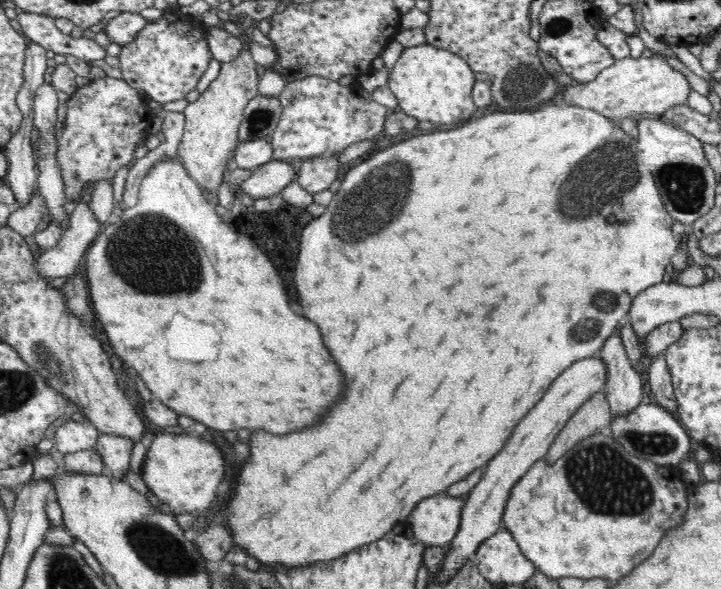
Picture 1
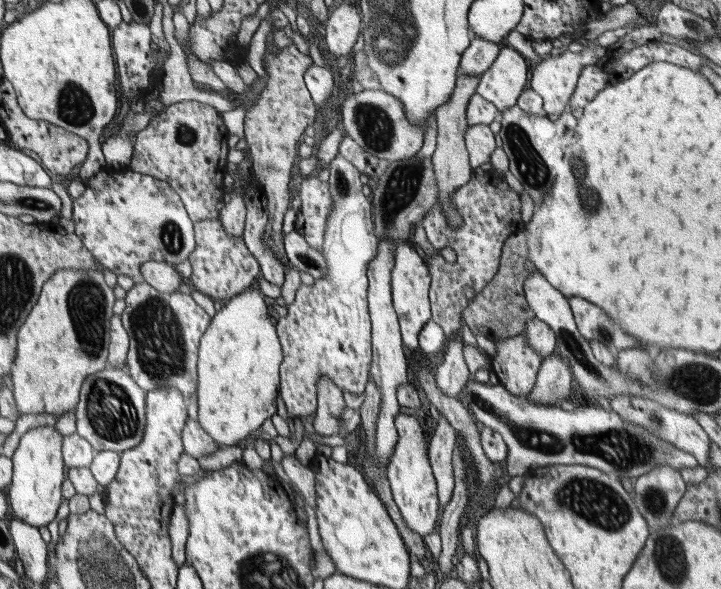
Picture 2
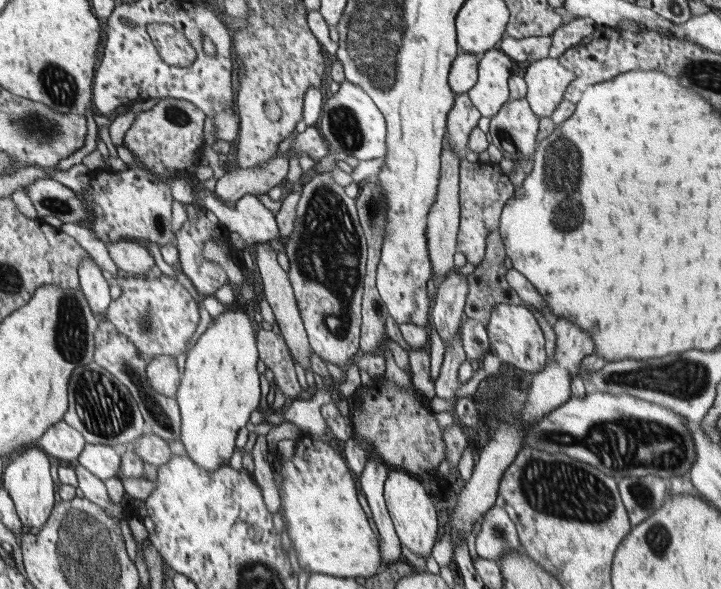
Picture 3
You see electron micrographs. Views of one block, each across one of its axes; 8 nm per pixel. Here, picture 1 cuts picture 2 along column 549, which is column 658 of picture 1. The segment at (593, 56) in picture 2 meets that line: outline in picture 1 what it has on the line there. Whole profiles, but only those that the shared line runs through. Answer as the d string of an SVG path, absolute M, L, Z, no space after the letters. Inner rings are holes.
M645 54L617 60L613 65L602 69L592 80L574 82L574 86L566 87L562 96L568 105L582 106L584 109L598 112L598 115L619 125L622 118L629 118L634 114L662 116L664 111L674 106L688 105L691 89L686 77L670 67L664 57Z

